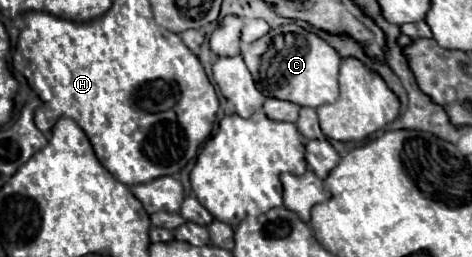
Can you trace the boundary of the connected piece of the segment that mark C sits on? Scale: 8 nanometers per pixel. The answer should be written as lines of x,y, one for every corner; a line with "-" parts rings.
293,22
271,28
269,34
251,42
251,46
241,52
241,56
259,92
267,98
279,98
295,102
299,106
317,108
323,104
333,104
339,96
339,54
317,34
303,30

